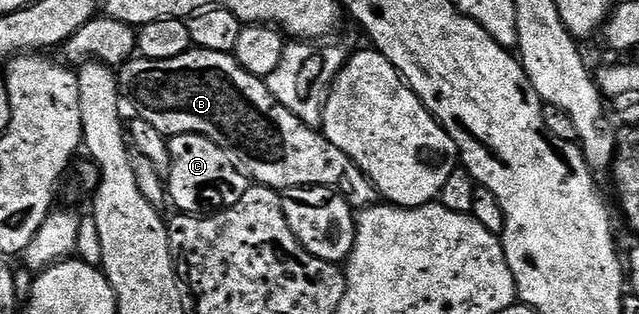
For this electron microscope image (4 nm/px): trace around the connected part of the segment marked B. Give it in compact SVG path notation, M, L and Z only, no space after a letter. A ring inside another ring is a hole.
M191 49L168 61L151 61L134 57L116 72L121 98L134 107L136 118L155 125L166 137L174 135L202 135L233 158L238 169L254 184L272 187L280 193L292 187L329 187L338 191L349 206L364 209L378 202L377 190L372 181L343 153L327 141L318 128L308 127L295 113L288 111L269 91L268 82L262 76L247 73L234 55L228 51L202 51Z

